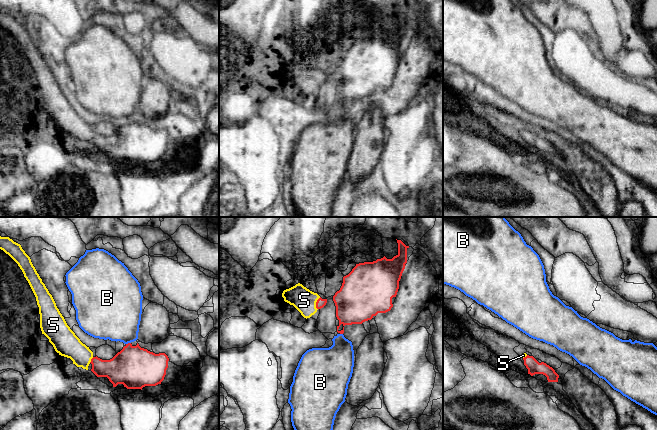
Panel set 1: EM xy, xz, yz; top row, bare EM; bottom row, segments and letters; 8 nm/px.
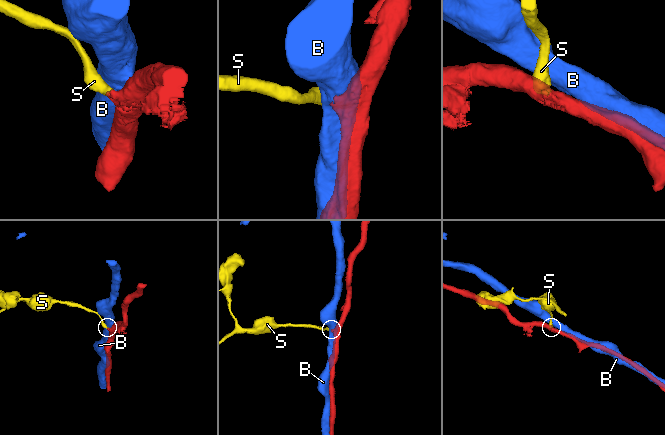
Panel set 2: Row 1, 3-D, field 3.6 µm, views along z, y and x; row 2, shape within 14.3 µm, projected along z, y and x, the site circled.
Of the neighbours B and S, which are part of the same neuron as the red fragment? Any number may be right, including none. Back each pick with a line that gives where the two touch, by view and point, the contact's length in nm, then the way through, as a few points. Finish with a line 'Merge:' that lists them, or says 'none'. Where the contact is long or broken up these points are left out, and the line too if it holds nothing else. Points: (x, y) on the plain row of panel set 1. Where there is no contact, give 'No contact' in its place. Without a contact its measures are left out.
S: Touches red at xz (316, 79). Shared border 110 nm. Path across: xz (320, 79), (316, 79), (304, 76)
Merge: S

